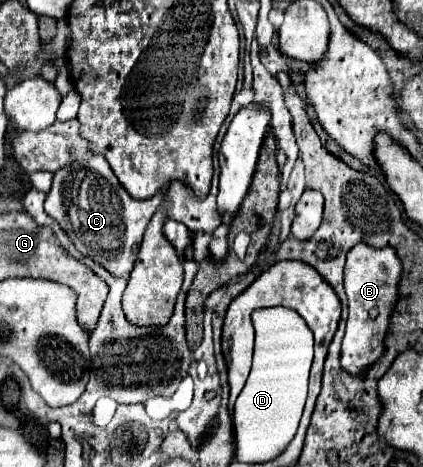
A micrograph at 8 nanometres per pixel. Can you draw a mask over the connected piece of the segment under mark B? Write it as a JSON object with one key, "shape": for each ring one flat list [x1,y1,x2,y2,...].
{"shape":[[356,244,346,256,344,268,344,290,348,296,348,322,346,334,342,340,340,364,350,374,362,374,372,362,382,356,384,336,388,330,388,318,398,300,398,278,400,278,400,260,392,248,374,250,370,246]]}

